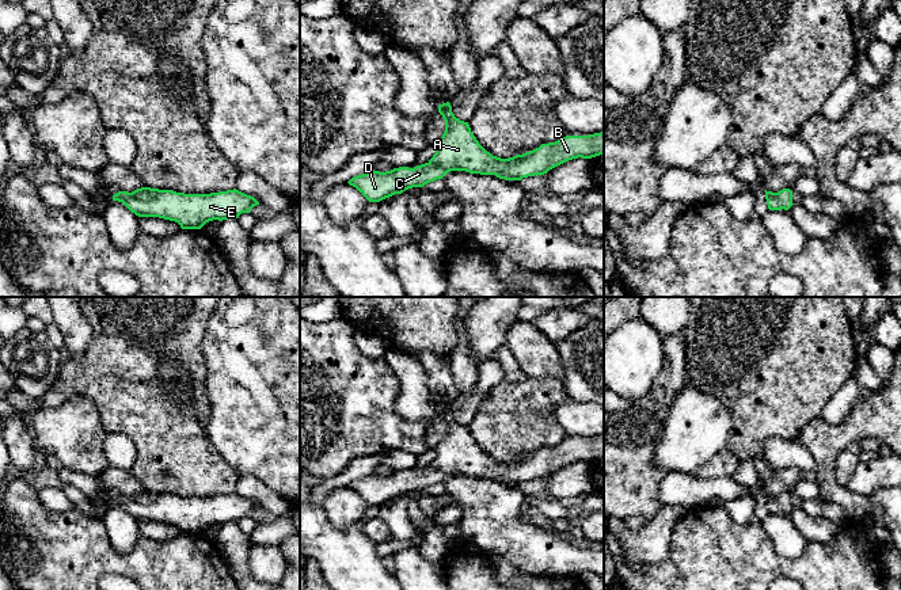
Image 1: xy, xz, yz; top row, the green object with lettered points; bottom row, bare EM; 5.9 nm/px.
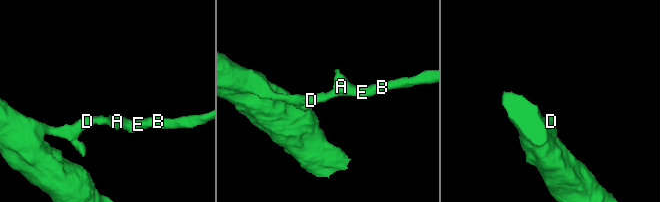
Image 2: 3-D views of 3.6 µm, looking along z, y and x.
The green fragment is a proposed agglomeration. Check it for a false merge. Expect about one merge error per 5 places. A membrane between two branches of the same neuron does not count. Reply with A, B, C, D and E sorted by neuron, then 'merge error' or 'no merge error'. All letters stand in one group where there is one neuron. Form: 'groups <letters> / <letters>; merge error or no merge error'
groups A B C D E; no merge error

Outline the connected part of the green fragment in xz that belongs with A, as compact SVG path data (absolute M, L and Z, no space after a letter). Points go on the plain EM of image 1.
M449 406L440 408L438 416L445 425L445 435L436 446L436 457L427 467L385 476L373 473L351 481L347 487L369 506L380 506L408 492L423 491L442 483L450 475L521 484L528 480L541 480L573 463L592 463L604 458L604 435L601 435L589 439L566 439L522 458L501 463L479 448L468 426L455 420Z

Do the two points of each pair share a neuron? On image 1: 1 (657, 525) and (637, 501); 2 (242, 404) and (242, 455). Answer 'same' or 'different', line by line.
1: different
2: same

